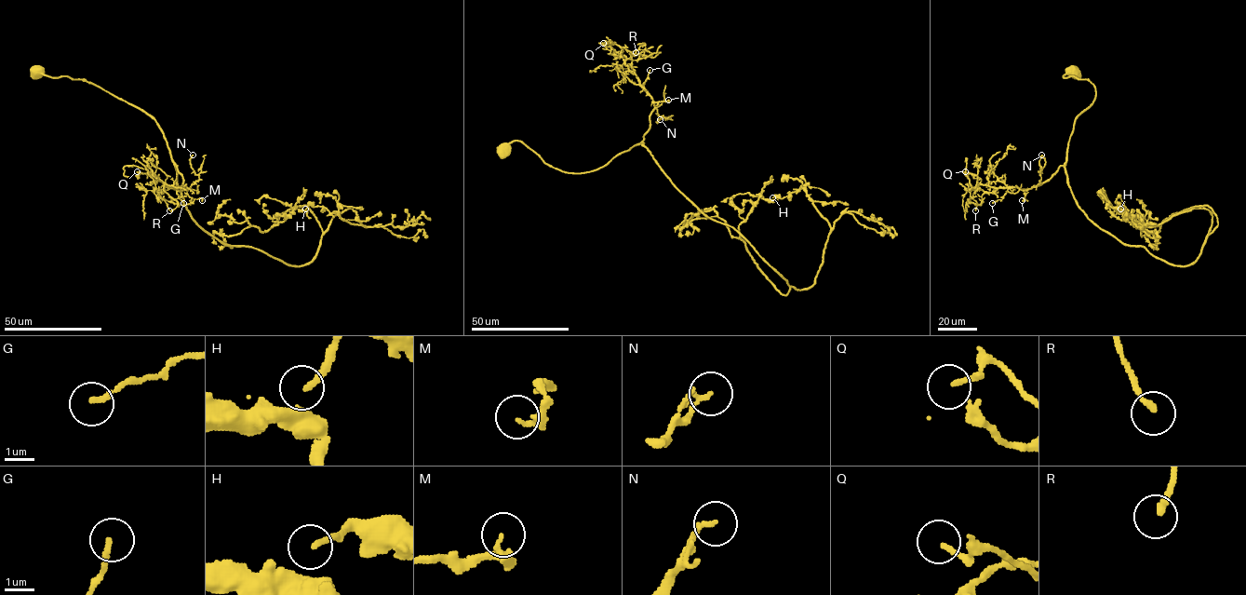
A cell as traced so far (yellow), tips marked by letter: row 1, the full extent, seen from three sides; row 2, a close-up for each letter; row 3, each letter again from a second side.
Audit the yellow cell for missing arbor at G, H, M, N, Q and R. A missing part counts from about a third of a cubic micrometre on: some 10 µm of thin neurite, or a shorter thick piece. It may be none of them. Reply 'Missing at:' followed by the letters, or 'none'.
Missing at: none

